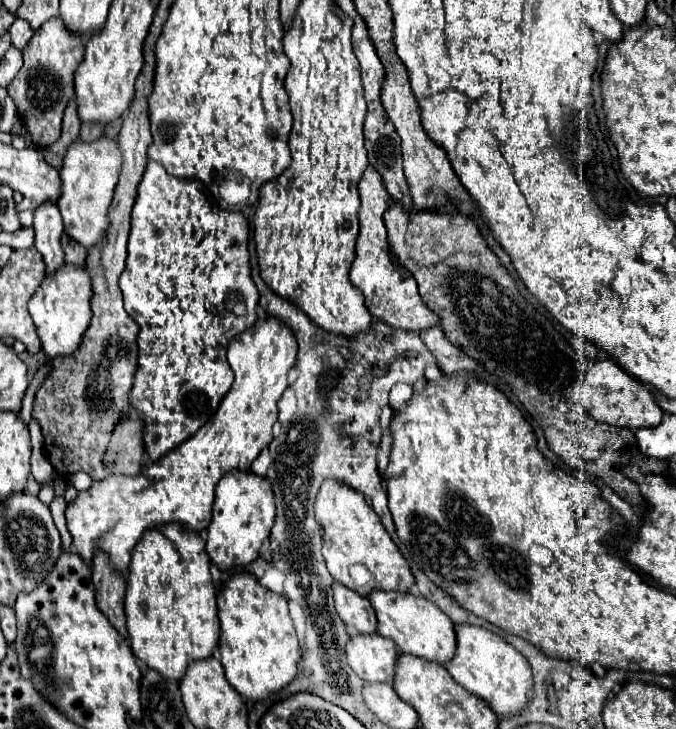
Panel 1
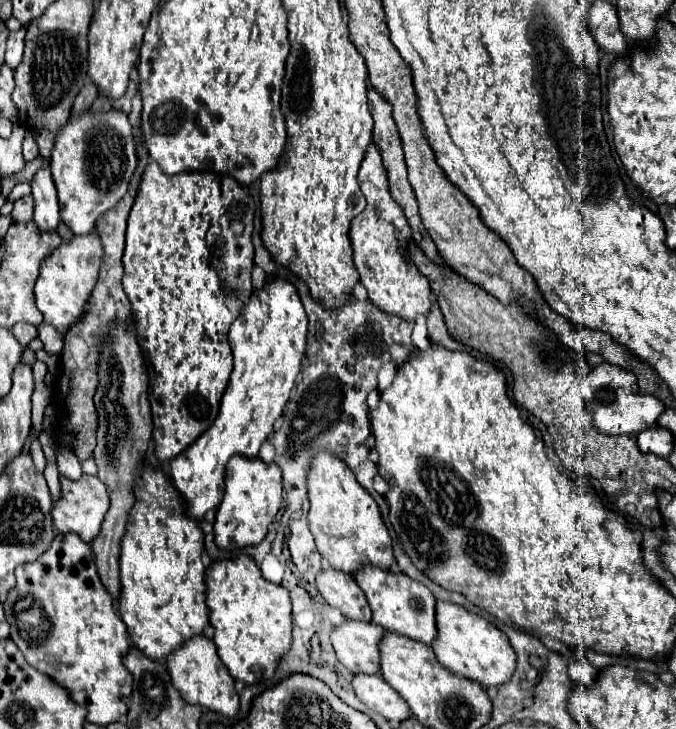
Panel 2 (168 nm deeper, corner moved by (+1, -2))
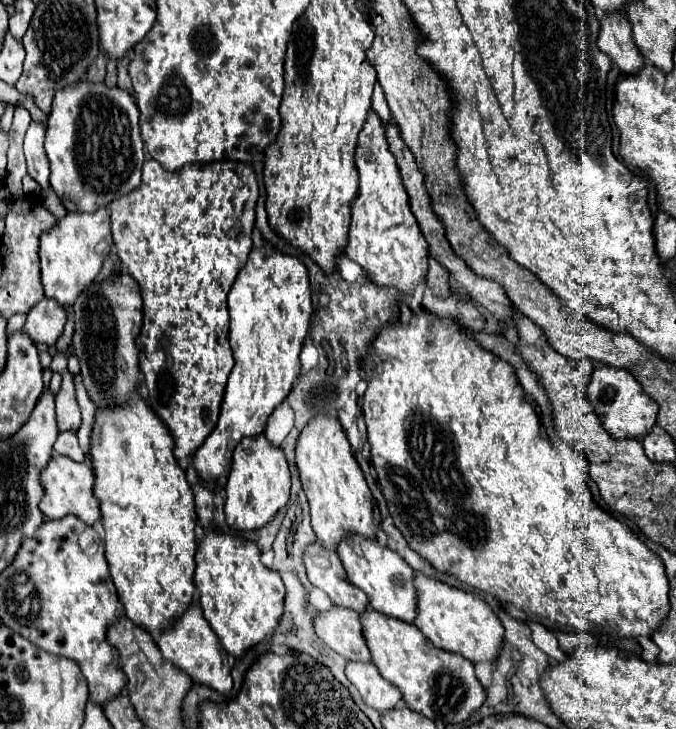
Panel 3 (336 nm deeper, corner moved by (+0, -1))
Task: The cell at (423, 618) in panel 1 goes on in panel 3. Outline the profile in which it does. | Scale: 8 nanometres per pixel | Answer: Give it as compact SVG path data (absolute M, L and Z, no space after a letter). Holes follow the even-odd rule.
M345 535L341 543L337 545L337 555L343 561L343 567L349 575L349 579L367 593L371 599L371 607L379 613L397 617L401 621L415 619L415 587L413 577L415 571L403 561L403 557L395 551L391 551L387 545L381 545L377 539L367 539L361 535Z

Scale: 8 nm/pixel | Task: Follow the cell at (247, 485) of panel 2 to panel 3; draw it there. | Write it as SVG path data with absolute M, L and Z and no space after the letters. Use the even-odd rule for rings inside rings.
M265 435L241 439L235 447L231 473L225 485L225 517L227 525L235 531L253 531L269 523L275 513L289 501L291 473L281 447L269 443Z

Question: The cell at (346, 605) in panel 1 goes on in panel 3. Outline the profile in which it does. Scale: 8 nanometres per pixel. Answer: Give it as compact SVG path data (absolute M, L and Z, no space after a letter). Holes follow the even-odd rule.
M319 541L309 543L303 553L303 563L311 585L325 591L333 605L349 607L359 613L369 605L365 593L347 579L343 563L335 551L329 551Z

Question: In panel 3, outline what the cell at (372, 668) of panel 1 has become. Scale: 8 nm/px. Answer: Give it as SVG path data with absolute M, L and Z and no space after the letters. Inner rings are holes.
M333 605L329 611L323 611L323 613L317 613L317 615L315 615L313 627L315 627L317 637L319 637L325 645L329 645L335 653L343 655L347 661L371 661L371 653L369 653L369 649L367 649L367 645L365 645L363 629L361 629L359 613L357 613L357 611Z

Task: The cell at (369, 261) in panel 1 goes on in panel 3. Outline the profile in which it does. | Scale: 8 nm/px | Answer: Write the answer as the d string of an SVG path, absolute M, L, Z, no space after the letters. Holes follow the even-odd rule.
M371 109L357 137L355 165L359 173L359 191L351 203L351 225L347 255L357 261L373 283L397 287L403 293L413 293L419 281L427 275L427 241L419 231L417 219L409 207L409 195L403 187L399 167L385 139L385 125Z

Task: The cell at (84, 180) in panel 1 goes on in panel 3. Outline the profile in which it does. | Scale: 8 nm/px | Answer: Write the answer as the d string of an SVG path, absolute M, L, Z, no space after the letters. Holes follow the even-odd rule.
M85 79L57 91L47 119L45 151L51 163L51 187L63 201L75 203L77 211L97 211L101 205L131 193L141 185L141 167L145 161L143 139L139 135L139 109L133 95L119 87L111 89L105 83Z

